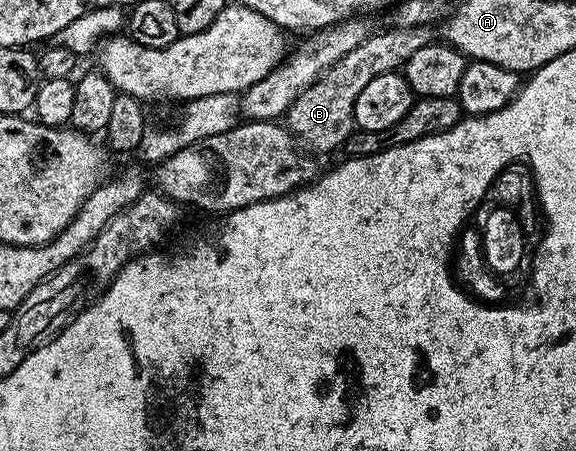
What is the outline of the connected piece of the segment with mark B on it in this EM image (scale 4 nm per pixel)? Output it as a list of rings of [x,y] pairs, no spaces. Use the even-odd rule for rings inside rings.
[[[396,25],[391,29],[381,31],[378,35],[366,35],[362,43],[347,53],[347,57],[335,61],[335,65],[328,67],[312,85],[299,93],[299,97],[295,97],[283,116],[283,123],[306,152],[321,156],[336,147],[337,150],[344,148],[355,130],[355,100],[359,93],[363,93],[363,88],[370,81],[375,81],[375,77],[383,77],[383,73],[400,72],[411,53],[416,53],[418,49],[423,49],[423,45],[431,42],[431,35],[425,29]]]

